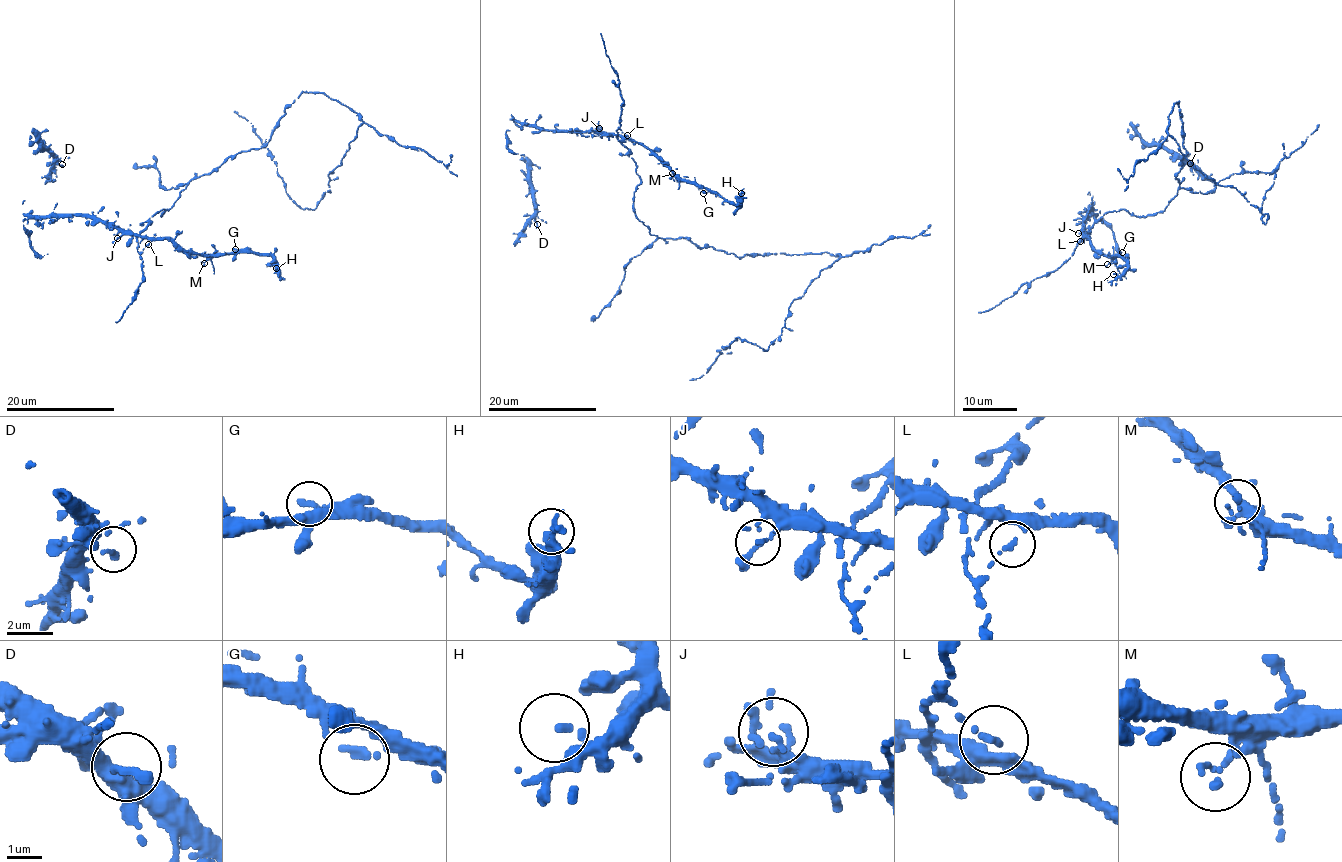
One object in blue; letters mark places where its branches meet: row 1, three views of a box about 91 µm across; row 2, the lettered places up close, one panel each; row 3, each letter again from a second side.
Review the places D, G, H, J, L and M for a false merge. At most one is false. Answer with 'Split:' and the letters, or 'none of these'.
Split: L

